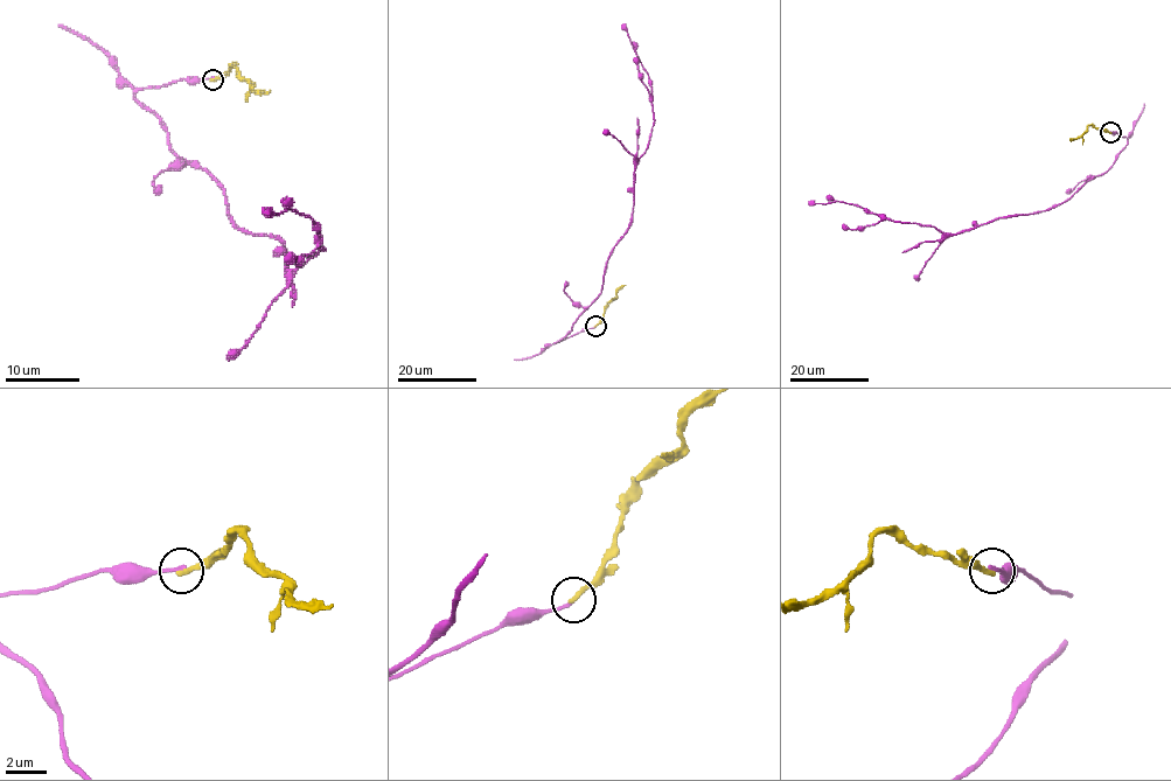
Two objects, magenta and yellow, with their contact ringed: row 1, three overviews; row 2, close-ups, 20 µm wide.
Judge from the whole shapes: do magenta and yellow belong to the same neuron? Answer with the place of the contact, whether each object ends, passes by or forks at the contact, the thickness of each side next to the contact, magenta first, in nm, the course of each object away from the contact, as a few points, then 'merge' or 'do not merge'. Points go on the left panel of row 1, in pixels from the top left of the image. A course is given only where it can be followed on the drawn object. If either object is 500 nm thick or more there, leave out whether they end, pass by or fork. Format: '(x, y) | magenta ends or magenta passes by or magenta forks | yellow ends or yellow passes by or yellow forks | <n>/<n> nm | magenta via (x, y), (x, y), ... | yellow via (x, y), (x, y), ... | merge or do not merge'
(213, 79) | magenta ends | yellow ends | 200/280 nm | magenta via (211, 78), (136, 99), (217, 183), (239, 230), (279, 239), (288, 271), (323, 249), (307, 215), (264, 209) | yellow via (211, 78), (235, 65), (253, 88), (270, 90) | do not merge

